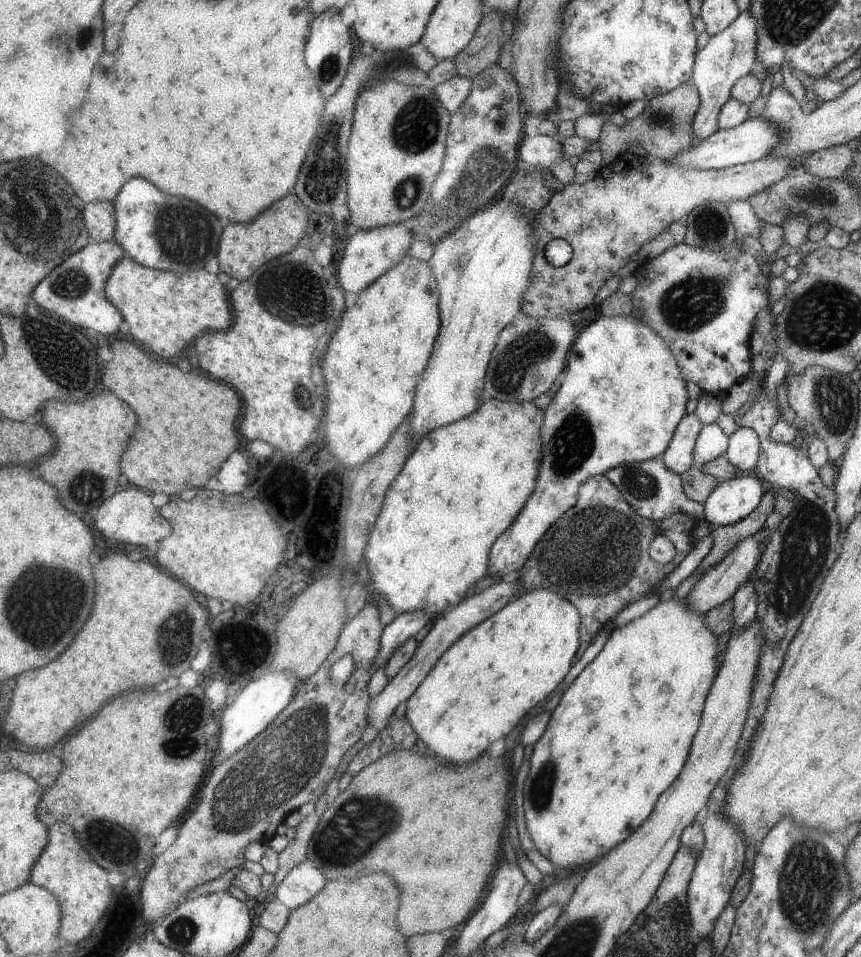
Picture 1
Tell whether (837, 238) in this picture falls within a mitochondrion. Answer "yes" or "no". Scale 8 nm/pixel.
no

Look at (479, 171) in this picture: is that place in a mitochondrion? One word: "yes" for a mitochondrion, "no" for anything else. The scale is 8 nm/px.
yes

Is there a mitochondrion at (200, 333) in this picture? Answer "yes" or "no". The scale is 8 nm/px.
no

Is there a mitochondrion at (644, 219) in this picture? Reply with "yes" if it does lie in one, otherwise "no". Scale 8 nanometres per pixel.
no

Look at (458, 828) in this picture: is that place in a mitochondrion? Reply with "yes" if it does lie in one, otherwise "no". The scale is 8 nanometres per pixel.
no

